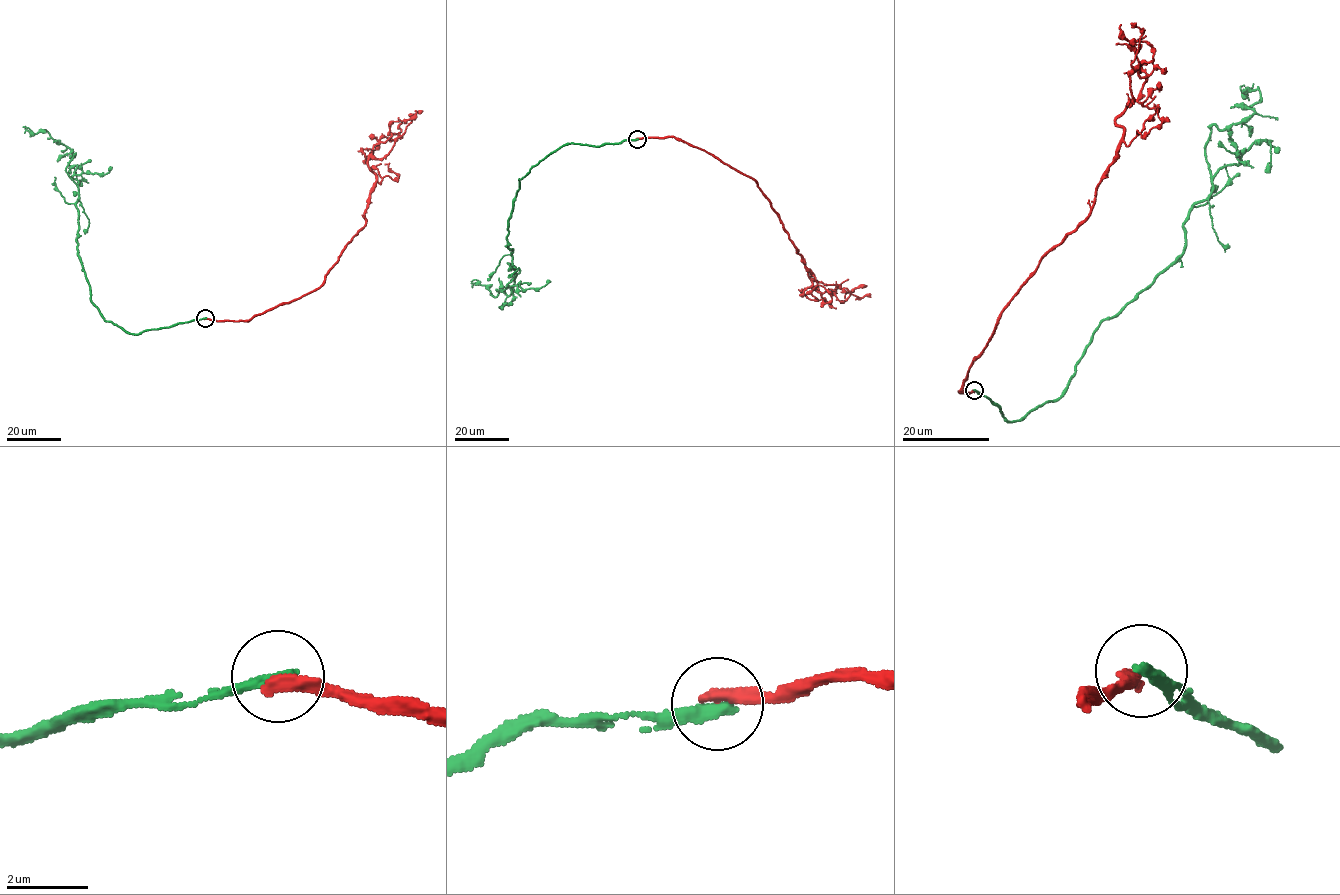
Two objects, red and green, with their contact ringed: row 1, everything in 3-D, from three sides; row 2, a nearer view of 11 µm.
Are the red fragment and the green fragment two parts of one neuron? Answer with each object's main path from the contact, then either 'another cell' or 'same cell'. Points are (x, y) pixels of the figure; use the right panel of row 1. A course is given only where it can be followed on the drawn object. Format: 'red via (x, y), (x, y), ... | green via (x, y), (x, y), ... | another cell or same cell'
red via (974, 390), (958, 391), (1004, 307), (1088, 215), (1116, 155), (1115, 119), (1153, 56), (1121, 24) | green via (974, 390), (1009, 421), (1063, 392), (1098, 324), (1183, 252), (1210, 128), (1261, 100), (1244, 86) | another cell

